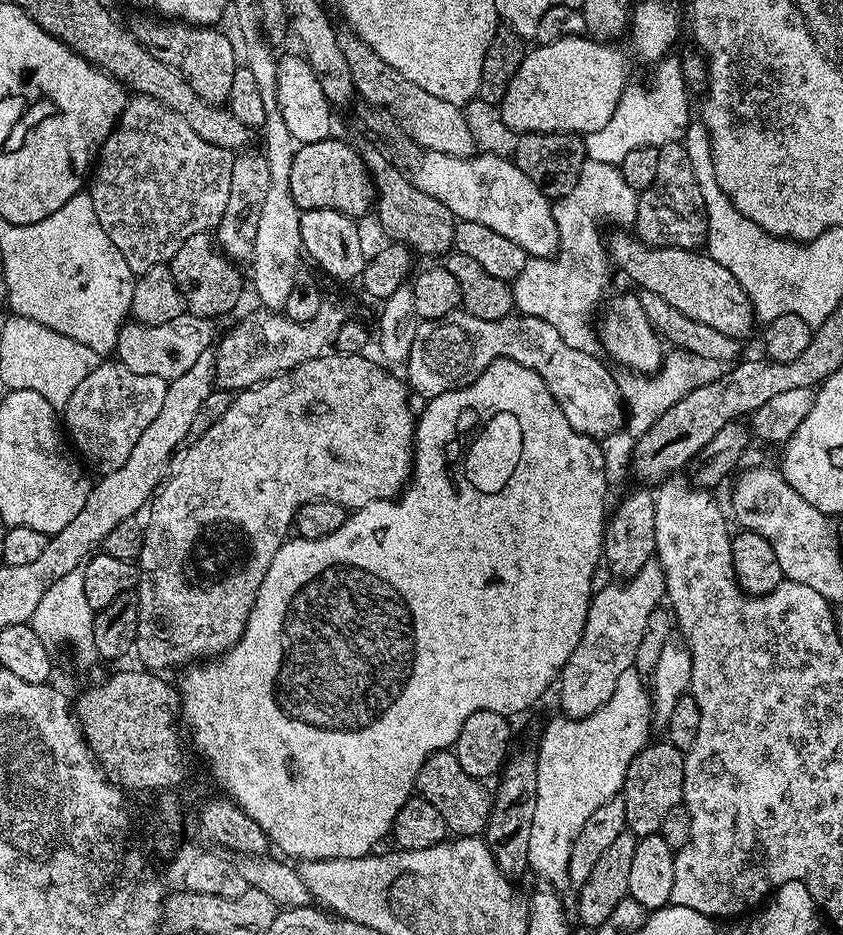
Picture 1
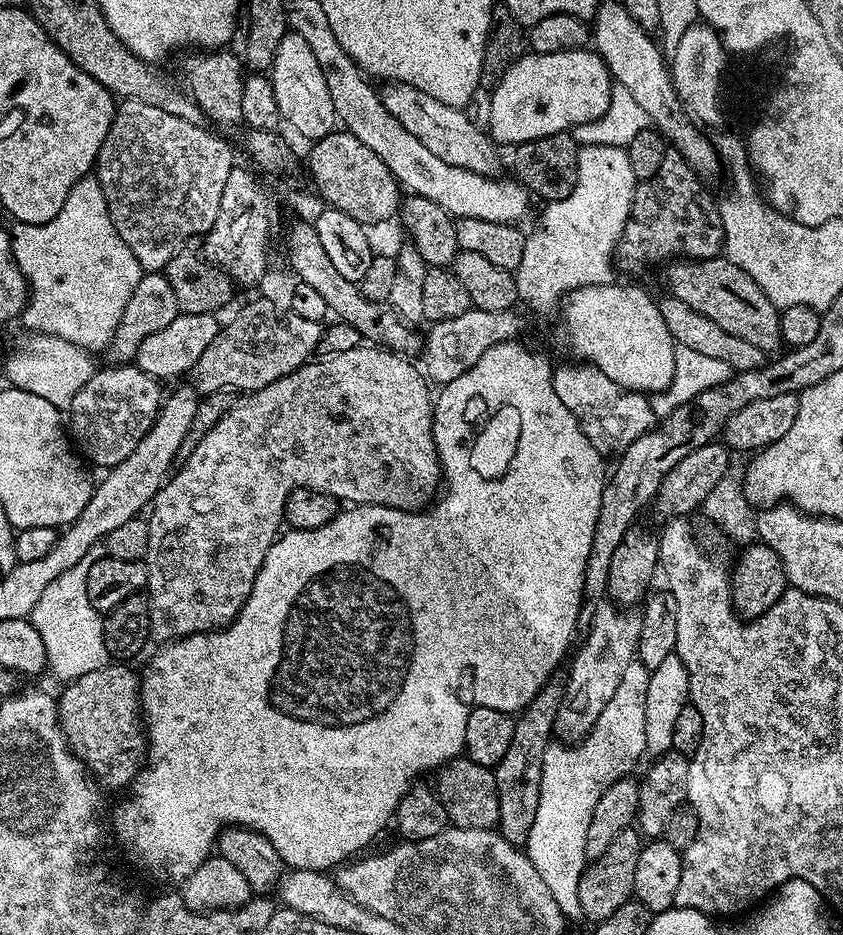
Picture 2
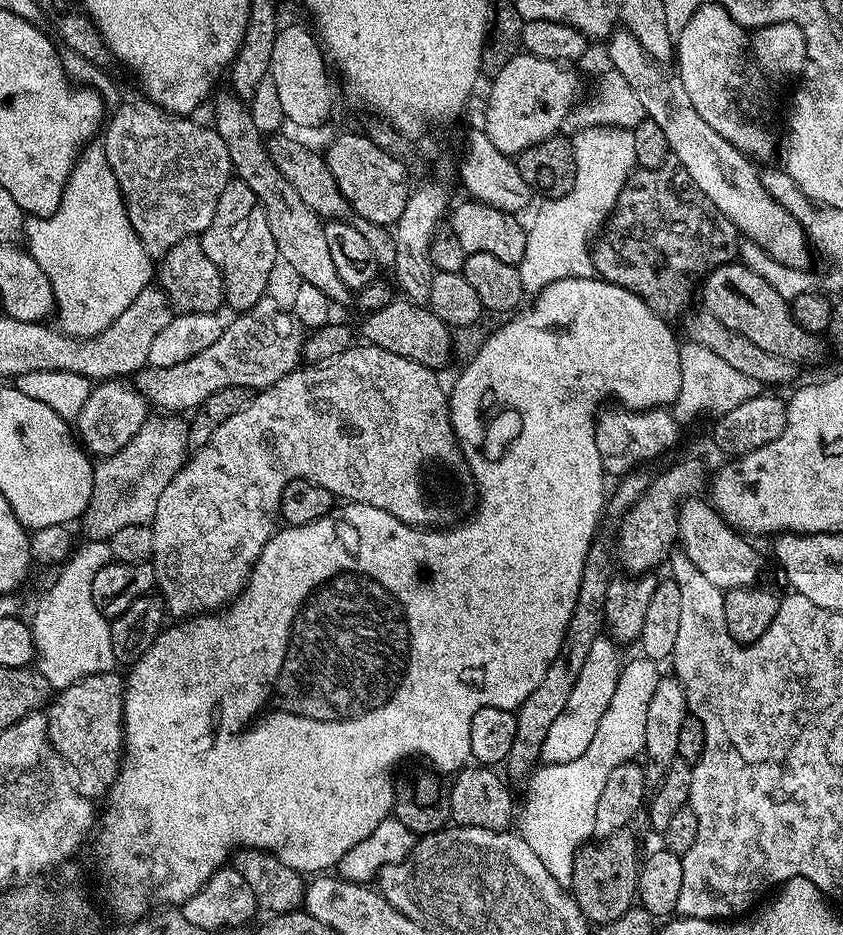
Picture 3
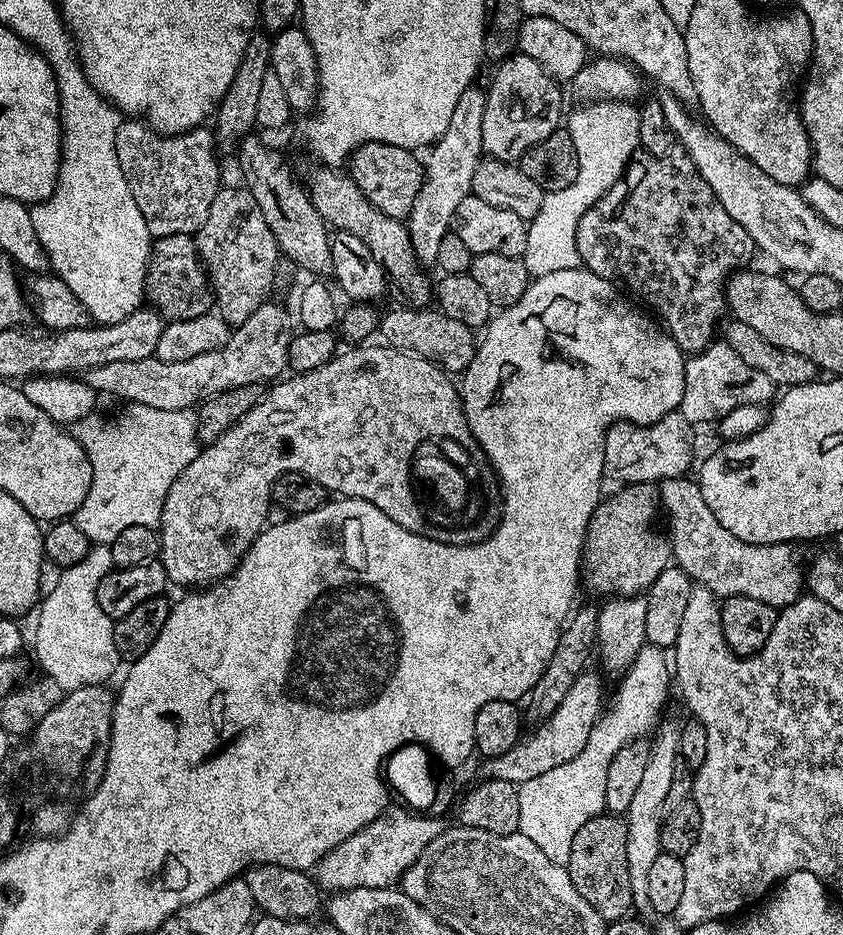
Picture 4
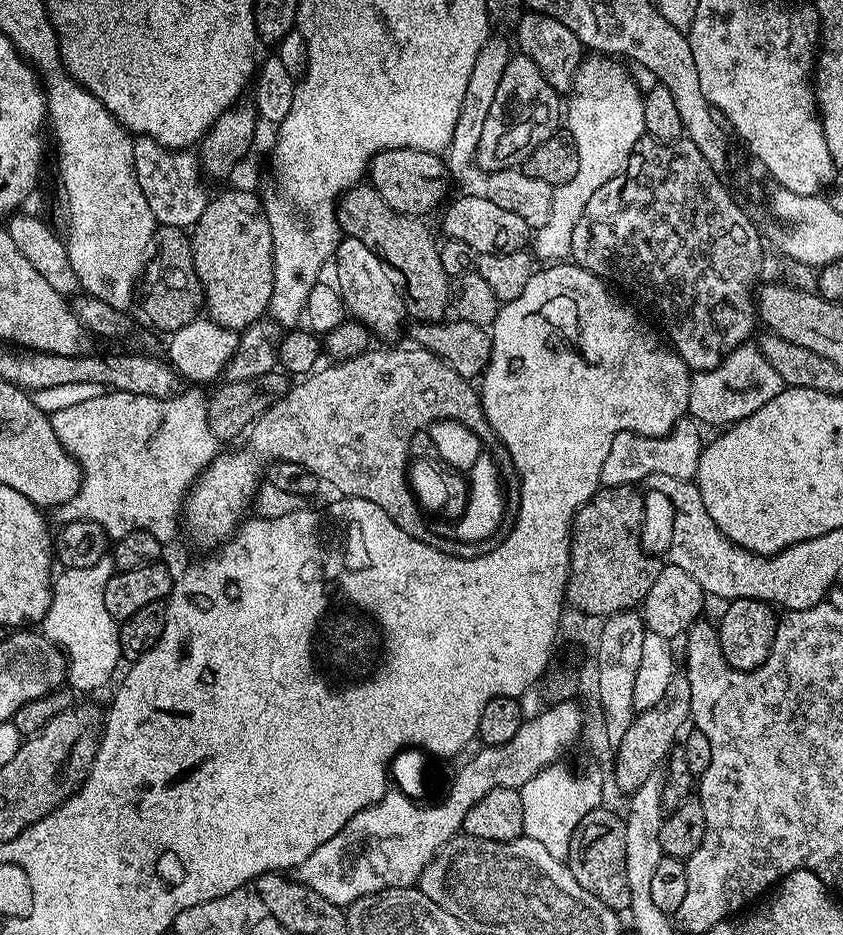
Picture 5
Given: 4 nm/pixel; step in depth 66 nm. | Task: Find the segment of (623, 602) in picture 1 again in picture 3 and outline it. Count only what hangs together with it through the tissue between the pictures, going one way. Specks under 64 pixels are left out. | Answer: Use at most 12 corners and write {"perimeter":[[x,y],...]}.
{"perimeter":[[598,639],[546,730],[545,765],[575,765],[594,742],[622,667]]}

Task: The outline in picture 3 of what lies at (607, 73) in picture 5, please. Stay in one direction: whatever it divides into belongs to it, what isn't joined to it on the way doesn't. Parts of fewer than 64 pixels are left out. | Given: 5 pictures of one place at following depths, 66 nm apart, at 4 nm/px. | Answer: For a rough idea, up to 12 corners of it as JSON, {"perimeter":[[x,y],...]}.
{"perimeter":[[634,134],[571,137],[576,173],[527,225],[525,293],[593,275],[590,245],[637,167]]}

